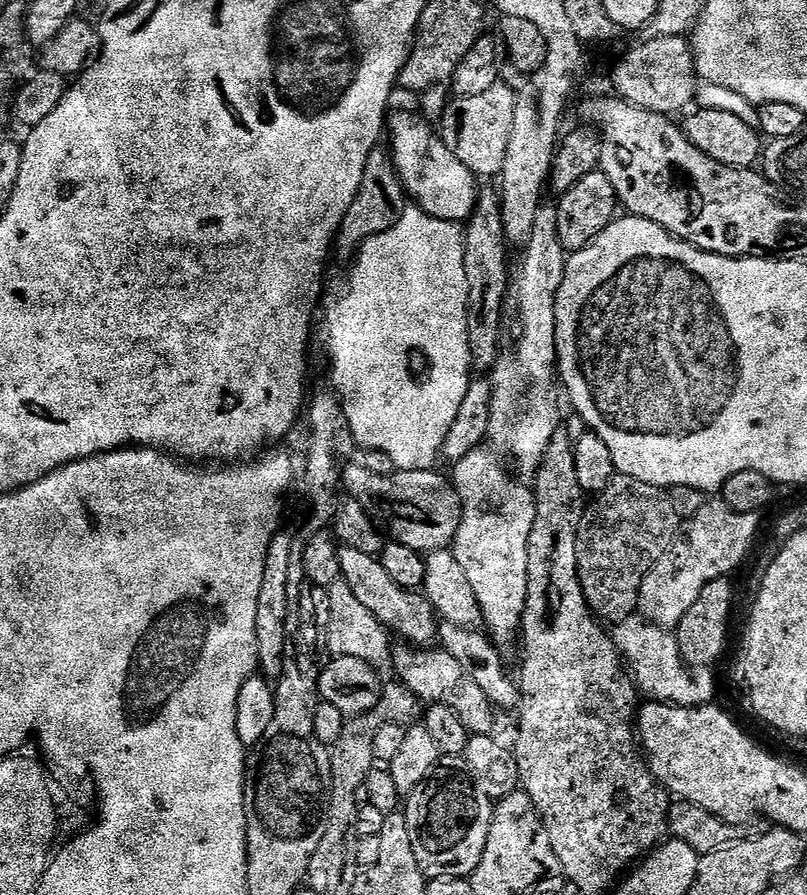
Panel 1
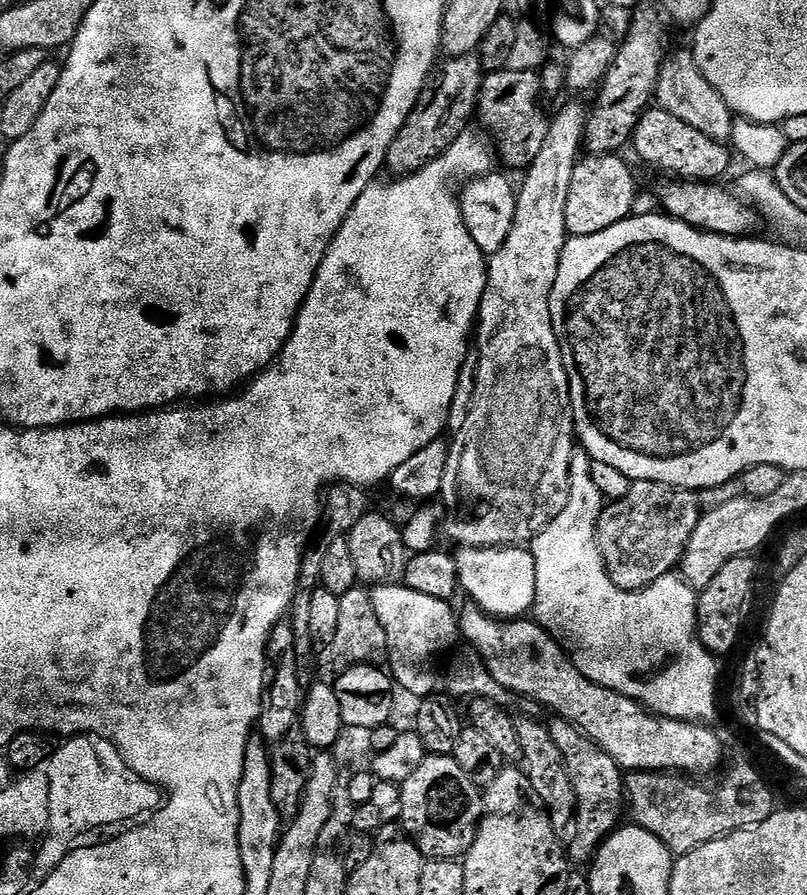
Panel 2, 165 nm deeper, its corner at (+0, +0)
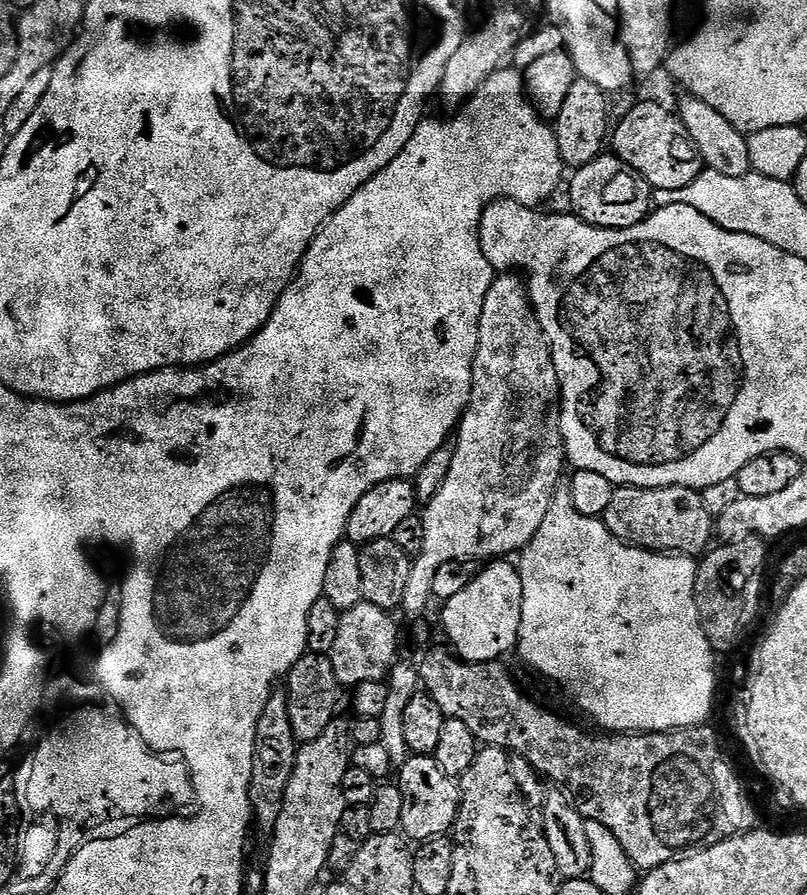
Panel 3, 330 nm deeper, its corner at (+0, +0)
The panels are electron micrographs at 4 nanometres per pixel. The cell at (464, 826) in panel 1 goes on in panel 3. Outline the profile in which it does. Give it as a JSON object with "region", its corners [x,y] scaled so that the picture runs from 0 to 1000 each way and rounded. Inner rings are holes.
{"region":[[[507,844],[502,854],[494,855],[493,879],[498,887],[498,918],[496,920],[499,933],[511,941],[544,939],[554,935],[565,923],[565,911],[570,907],[570,877],[561,868],[555,867],[545,859],[539,845]]]}

